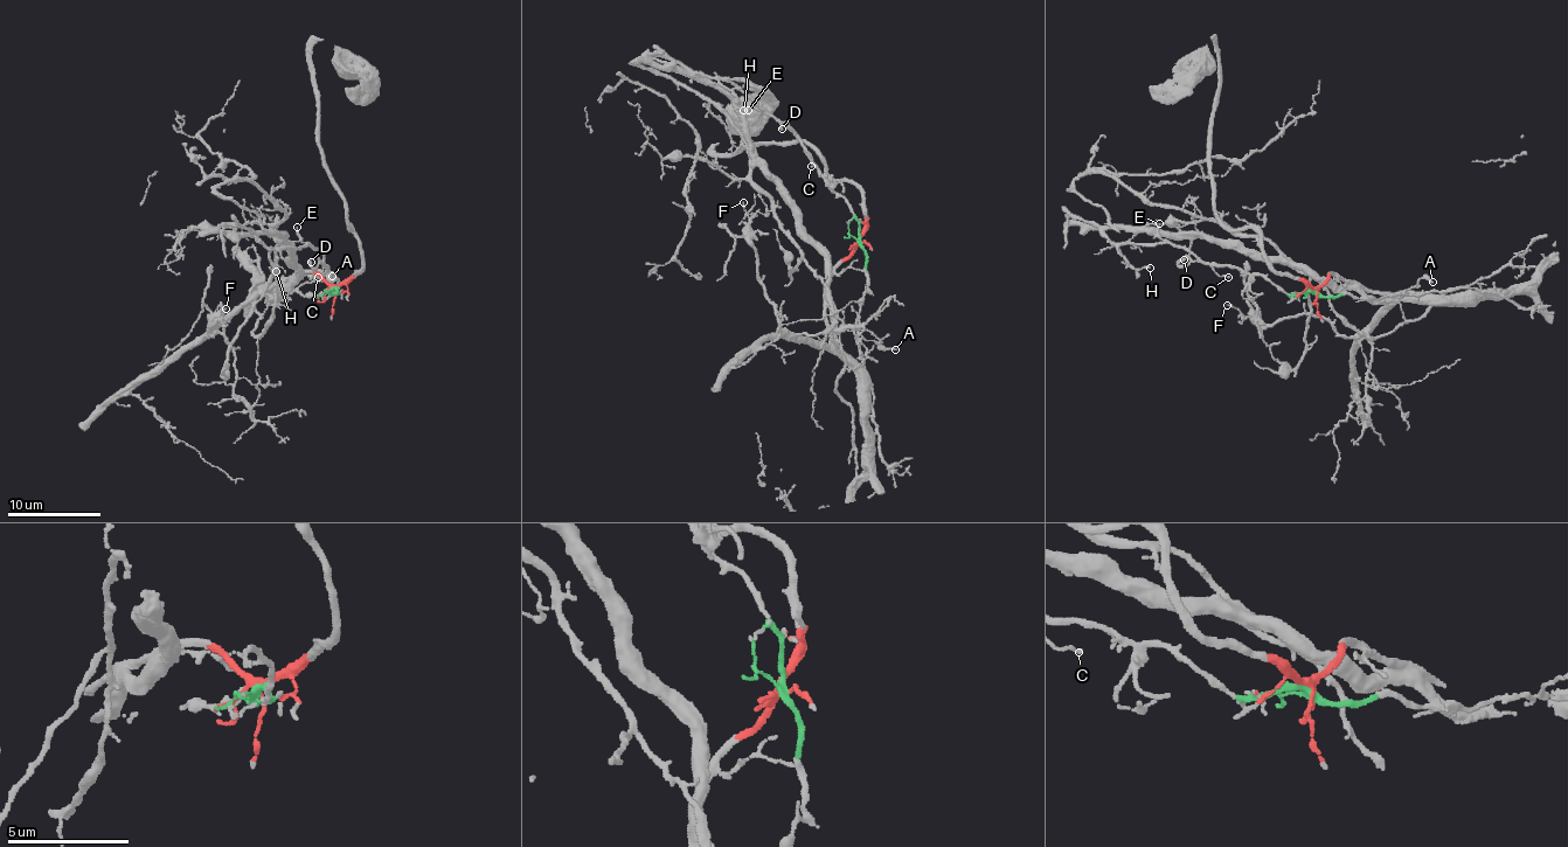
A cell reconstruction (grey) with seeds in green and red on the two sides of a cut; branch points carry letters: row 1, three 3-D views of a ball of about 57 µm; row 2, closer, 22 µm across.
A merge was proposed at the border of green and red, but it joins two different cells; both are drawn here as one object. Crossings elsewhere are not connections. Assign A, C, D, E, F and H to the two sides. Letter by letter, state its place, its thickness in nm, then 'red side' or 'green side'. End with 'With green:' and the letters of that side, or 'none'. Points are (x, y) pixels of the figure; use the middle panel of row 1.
A: (895, 349) | 140 nm | green side
C: (811, 166) | 110 nm | green side
D: (782, 129) | 190 nm | green side
E: (748, 110) | 170 nm | green side
F: (743, 202) | 100 nm | red side
H: (743, 110) | 140 nm | green side
With green: A, C, D, E, H

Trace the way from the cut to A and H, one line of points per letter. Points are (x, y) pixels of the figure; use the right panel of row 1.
A: (1316, 290), (1325, 297), (1352, 294), (1358, 299), (1401, 293), (1422, 277), (1431, 283)
H: (1316, 290), (1288, 294), (1260, 276), (1214, 266), (1168, 242), (1116, 243), (1119, 255), (1137, 269), (1150, 266)

